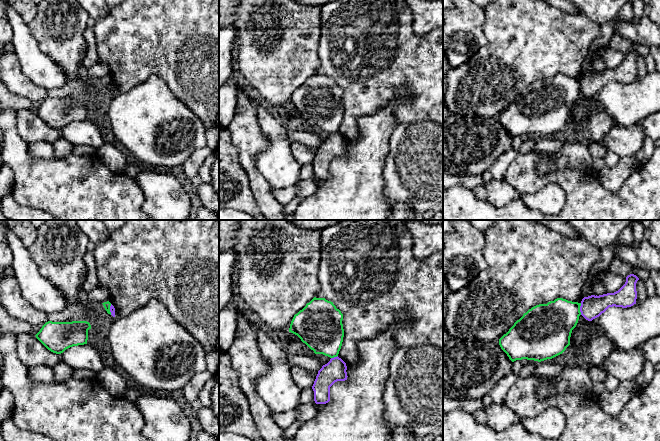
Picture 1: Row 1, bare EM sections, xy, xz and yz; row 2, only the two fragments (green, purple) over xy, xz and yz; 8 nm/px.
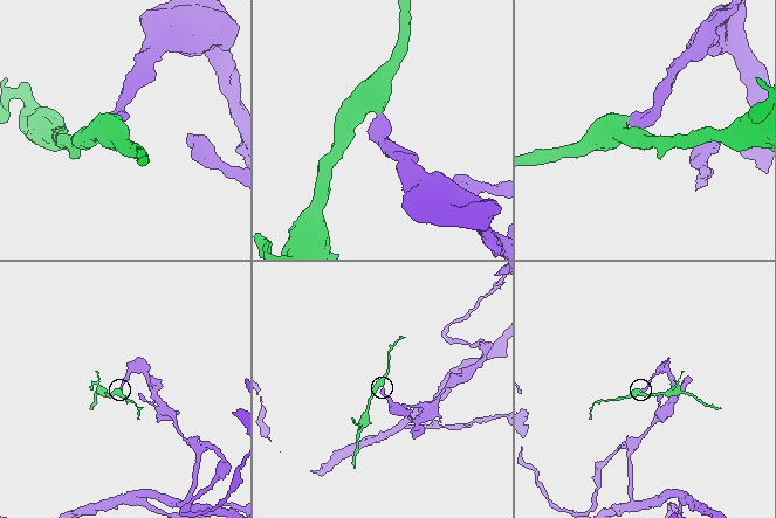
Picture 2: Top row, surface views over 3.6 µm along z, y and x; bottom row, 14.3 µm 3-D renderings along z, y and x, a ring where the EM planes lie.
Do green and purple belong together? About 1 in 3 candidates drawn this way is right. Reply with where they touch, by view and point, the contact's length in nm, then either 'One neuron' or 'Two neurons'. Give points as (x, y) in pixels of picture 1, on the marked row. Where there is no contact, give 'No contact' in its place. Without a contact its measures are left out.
Touches green at yz (579, 309). Shared border 100 nm. Two neurons

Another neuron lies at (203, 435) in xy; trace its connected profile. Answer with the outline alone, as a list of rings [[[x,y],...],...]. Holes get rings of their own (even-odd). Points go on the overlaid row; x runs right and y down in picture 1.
[[[201,430],[197,436],[196,441],[218,441],[218,438],[207,433],[204,430]]]

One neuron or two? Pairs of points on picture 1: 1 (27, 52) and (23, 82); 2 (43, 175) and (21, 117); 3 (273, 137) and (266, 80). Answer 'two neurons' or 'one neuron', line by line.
1: two neurons
2: two neurons
3: two neurons

